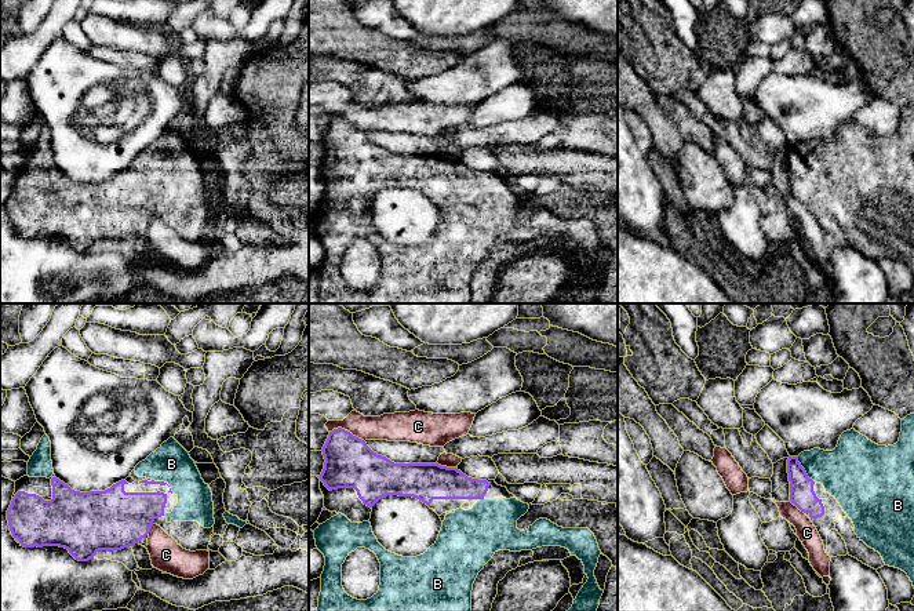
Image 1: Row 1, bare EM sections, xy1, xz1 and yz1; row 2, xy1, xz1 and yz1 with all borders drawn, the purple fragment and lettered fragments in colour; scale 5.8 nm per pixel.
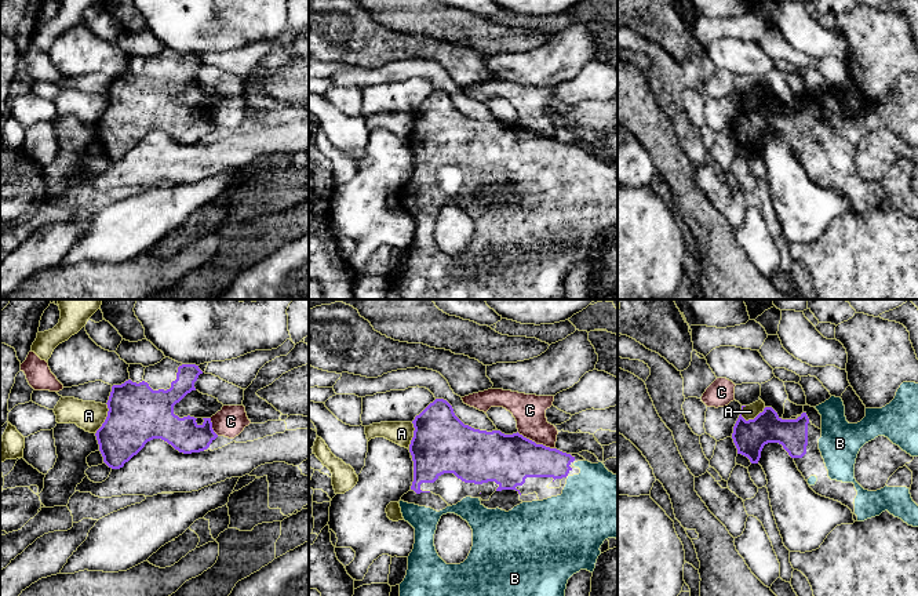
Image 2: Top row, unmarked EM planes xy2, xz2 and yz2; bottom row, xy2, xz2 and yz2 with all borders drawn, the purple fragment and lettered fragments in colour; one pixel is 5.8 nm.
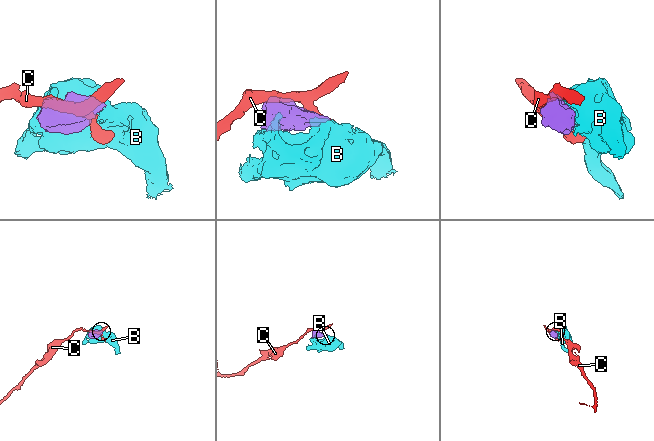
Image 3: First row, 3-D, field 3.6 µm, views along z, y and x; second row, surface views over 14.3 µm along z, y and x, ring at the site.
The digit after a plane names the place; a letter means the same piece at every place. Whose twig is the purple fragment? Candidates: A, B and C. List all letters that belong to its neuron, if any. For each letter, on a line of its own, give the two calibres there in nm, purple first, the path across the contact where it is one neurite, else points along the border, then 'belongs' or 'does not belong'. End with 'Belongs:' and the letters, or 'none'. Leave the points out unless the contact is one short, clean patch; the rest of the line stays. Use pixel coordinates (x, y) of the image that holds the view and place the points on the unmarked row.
A: 340 nm thick on the purple side, 170 nm on the other; border along xy2 (106, 94), (106, 109), (95, 124); does not belong
B: 140 nm thick on the purple side, 320 nm on the other; belongs
C: 300 nm thick on the purple side, 190 nm on the other; does not belong
Belongs: B

